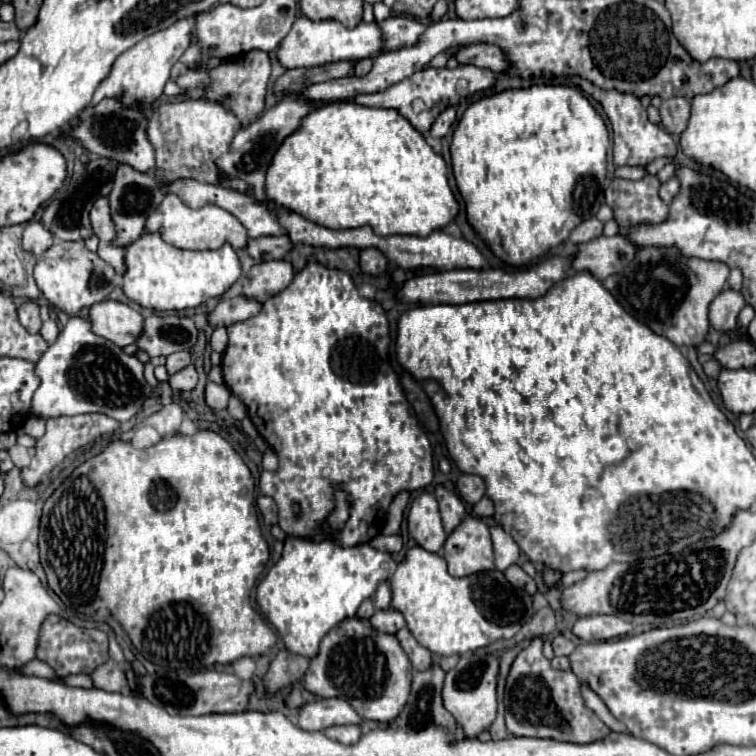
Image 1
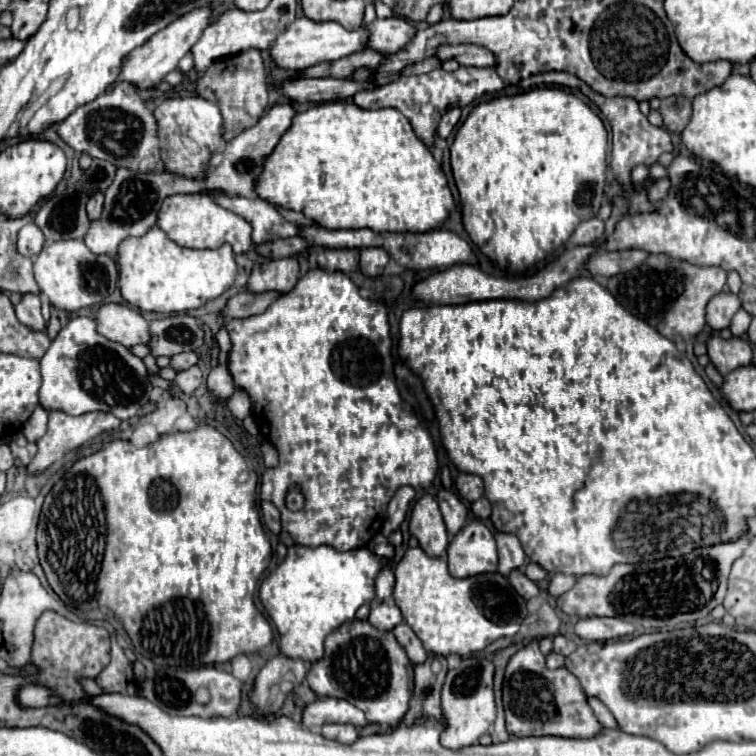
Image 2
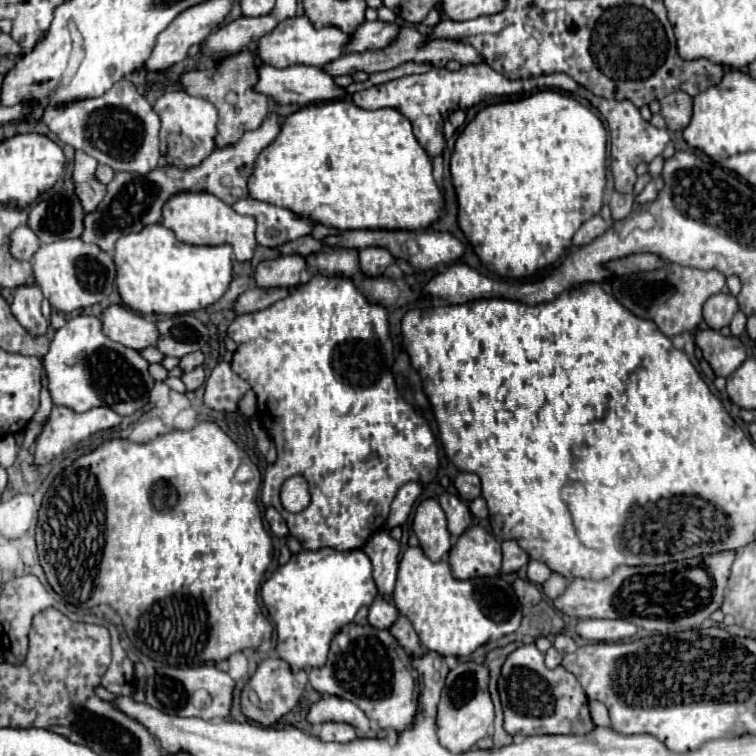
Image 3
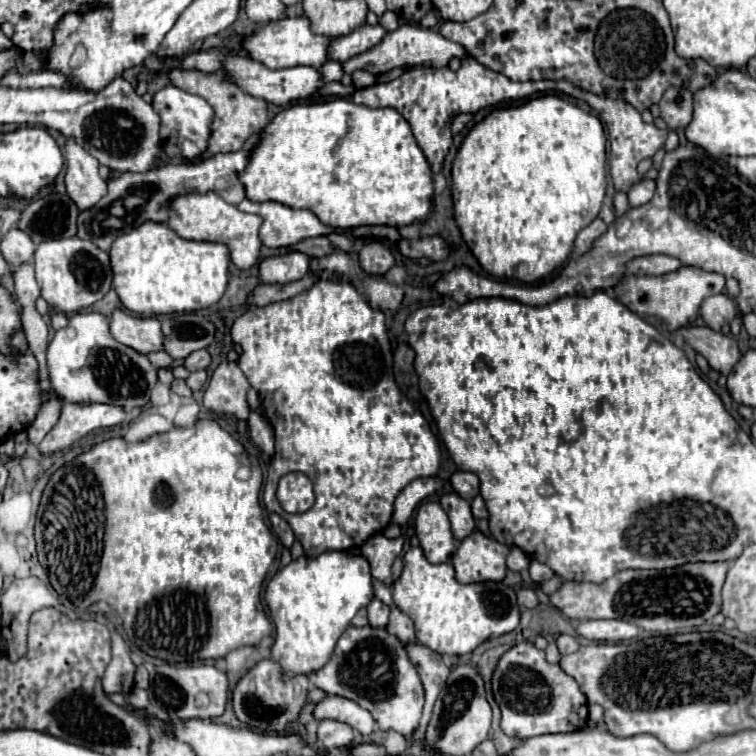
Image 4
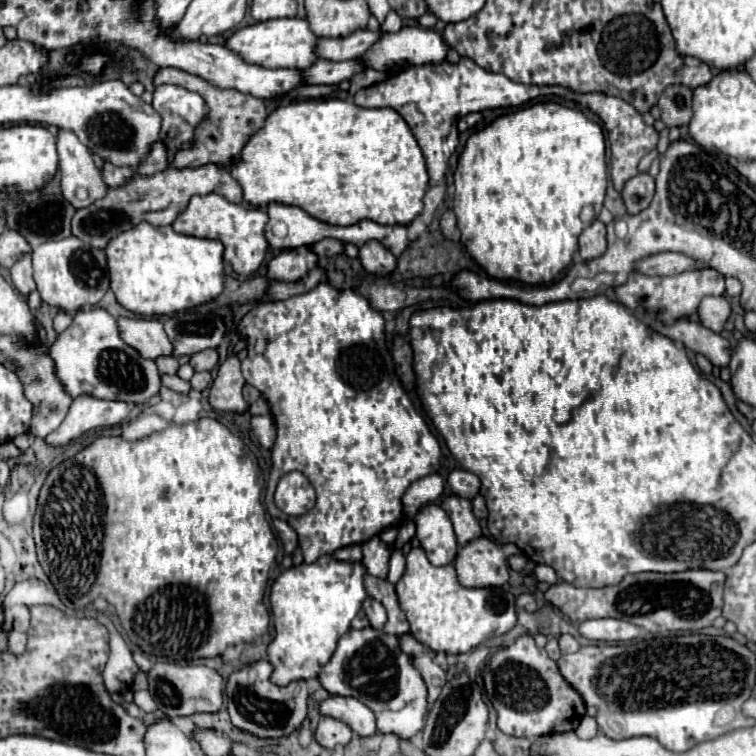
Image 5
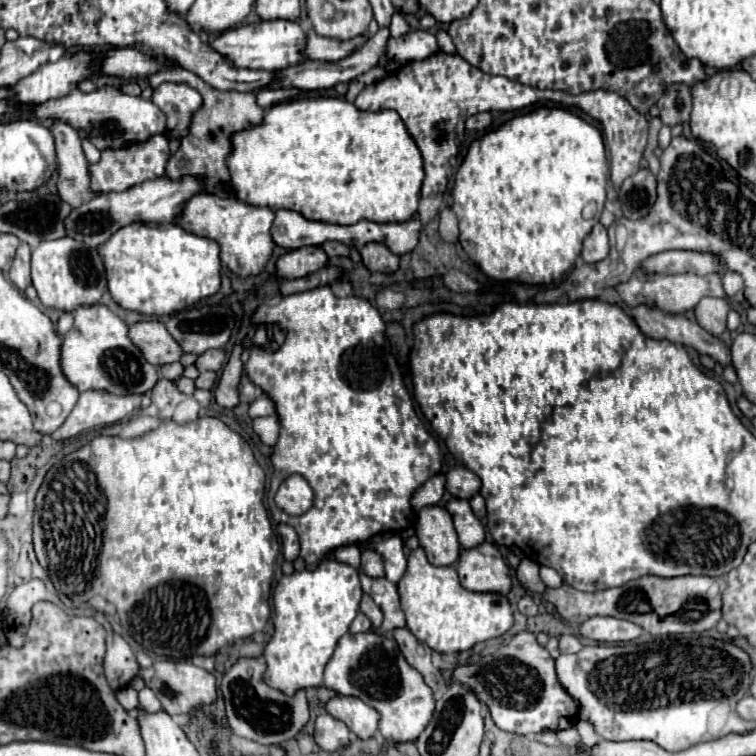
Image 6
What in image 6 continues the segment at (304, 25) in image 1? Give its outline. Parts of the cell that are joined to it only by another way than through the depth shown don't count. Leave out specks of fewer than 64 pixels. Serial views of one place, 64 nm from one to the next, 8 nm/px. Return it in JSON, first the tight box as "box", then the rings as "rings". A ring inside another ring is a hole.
{"box":[210,20,306,70],"rings":[[[266,20],[240,28],[232,28],[220,34],[210,46],[220,54],[226,54],[234,66],[250,66],[260,70],[282,70],[286,66],[296,66],[306,60],[306,30],[292,20]]]}

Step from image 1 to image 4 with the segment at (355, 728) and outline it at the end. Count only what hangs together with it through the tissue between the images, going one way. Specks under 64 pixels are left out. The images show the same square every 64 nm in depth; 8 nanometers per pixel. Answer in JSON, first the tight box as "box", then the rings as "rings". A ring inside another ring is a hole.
{"box":[318,720,354,750],"rings":[[[322,720],[318,724],[318,744],[332,750],[336,746],[348,746],[354,740],[354,730],[338,720]]]}

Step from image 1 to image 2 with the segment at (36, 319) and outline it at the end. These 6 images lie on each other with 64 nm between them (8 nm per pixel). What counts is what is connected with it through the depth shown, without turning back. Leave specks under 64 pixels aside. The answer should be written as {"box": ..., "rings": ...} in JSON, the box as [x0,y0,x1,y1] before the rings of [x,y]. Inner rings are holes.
{"box":[16,294,46,332],"rings":[[[24,294],[20,304],[16,306],[16,316],[24,326],[28,326],[34,332],[44,332],[46,328],[46,322],[40,314],[40,296]]]}

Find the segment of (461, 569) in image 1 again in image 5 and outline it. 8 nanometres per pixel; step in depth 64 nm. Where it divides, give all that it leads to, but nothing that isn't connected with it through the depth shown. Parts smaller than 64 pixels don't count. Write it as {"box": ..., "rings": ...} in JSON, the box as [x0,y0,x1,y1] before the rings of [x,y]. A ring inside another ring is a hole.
{"box":[454,536,510,586],"rings":[[[486,536],[462,546],[454,558],[454,568],[462,586],[502,586],[508,582],[510,570],[502,546]]]}

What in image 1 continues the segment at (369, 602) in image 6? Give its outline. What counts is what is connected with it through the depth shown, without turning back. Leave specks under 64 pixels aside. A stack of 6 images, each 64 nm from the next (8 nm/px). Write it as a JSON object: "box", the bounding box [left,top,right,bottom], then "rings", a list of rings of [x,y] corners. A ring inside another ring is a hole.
{"box":[370,608,406,634],"rings":[[[392,608],[384,610],[384,612],[376,610],[376,614],[370,618],[370,622],[376,630],[382,630],[386,634],[396,634],[400,628],[406,626],[404,616],[398,610],[392,610]]]}

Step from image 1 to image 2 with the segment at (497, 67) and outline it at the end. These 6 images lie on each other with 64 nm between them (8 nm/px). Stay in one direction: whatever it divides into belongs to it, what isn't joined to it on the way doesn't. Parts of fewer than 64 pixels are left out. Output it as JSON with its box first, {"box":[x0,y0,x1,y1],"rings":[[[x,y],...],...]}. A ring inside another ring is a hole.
{"box":[436,44,496,68],"rings":[[[458,44],[458,46],[440,46],[436,56],[444,62],[450,58],[456,58],[458,64],[462,66],[478,66],[478,68],[486,68],[486,66],[496,66],[496,56],[482,48],[482,46],[474,46],[474,44]]]}

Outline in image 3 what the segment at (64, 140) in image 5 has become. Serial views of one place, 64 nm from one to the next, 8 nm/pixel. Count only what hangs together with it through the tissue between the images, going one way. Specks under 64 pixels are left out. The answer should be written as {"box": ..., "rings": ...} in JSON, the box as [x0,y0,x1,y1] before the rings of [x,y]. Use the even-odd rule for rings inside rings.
{"box":[72,150,106,212],"rings":[[[82,150],[76,152],[74,162],[76,166],[74,166],[72,180],[78,190],[78,198],[82,198],[82,206],[86,212],[94,212],[106,194],[106,188],[94,178],[98,162],[88,154],[82,154]]]}

